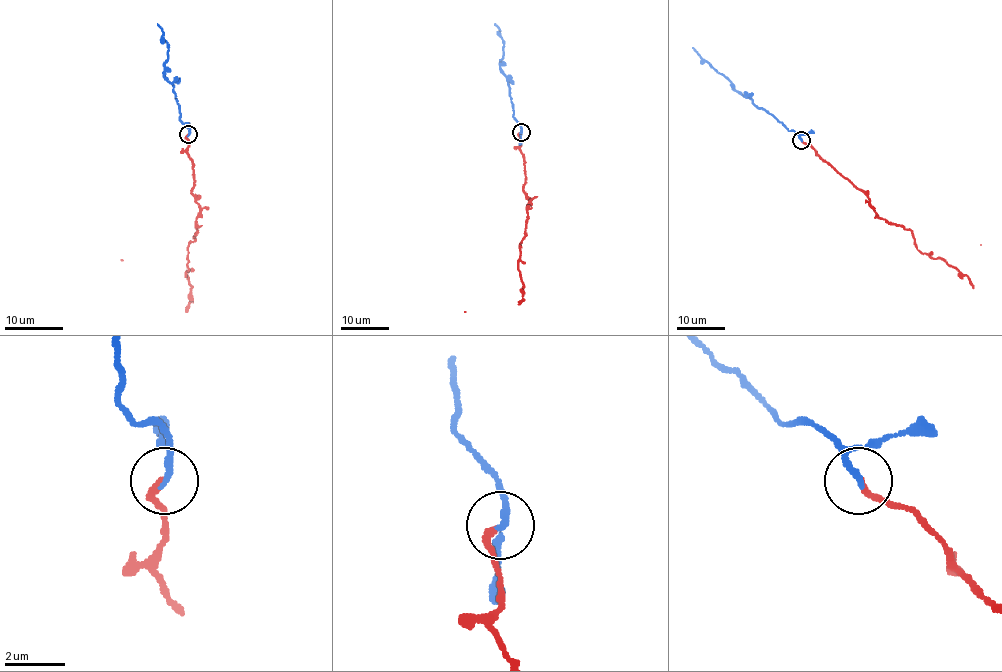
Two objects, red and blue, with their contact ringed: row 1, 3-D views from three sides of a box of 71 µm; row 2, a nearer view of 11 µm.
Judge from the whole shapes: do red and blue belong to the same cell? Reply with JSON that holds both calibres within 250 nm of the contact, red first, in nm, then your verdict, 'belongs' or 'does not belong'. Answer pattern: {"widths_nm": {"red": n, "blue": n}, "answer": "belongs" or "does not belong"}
{"widths_nm": {"red": 240, "blue": 160}, "answer": "belongs"}

